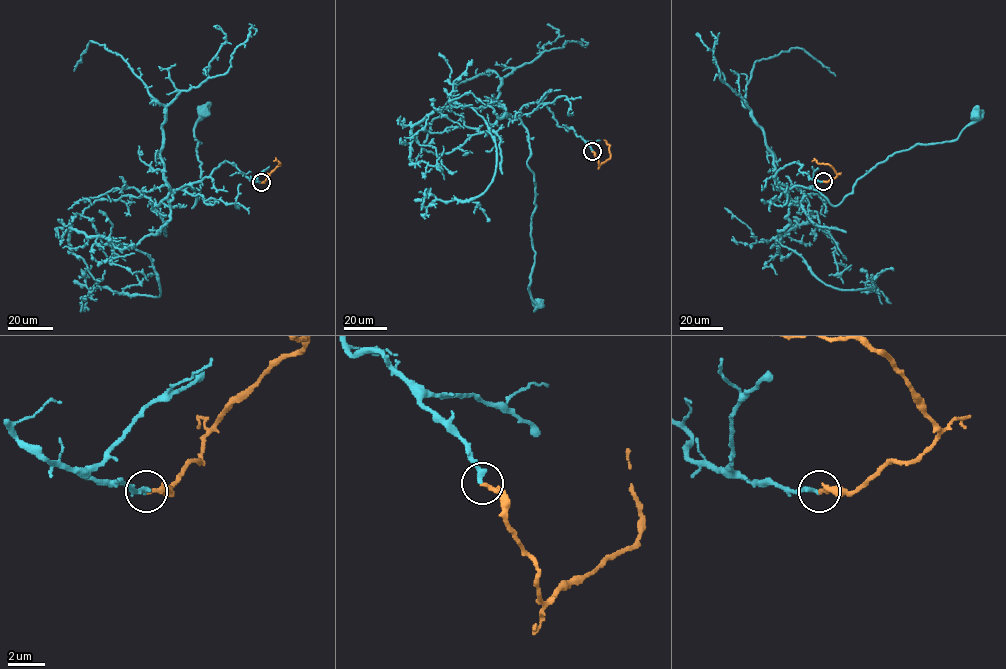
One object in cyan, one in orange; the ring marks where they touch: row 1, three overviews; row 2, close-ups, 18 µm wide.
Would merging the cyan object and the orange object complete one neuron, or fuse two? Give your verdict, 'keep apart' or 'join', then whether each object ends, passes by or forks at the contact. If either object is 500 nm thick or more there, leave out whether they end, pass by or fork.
join; cyan ends; orange ends

